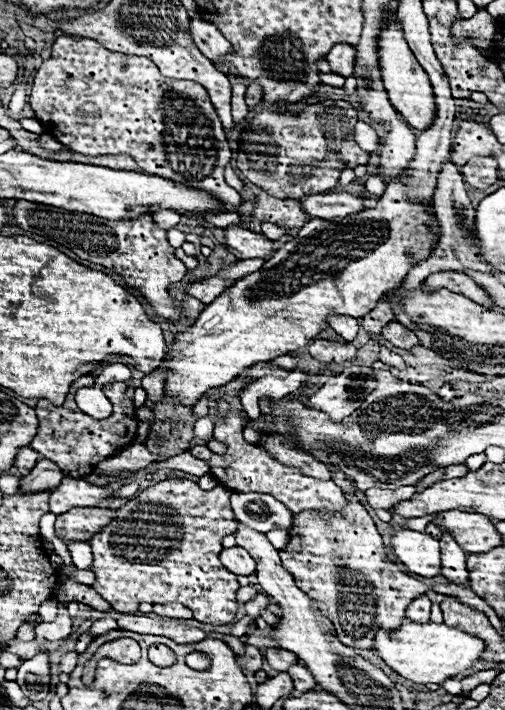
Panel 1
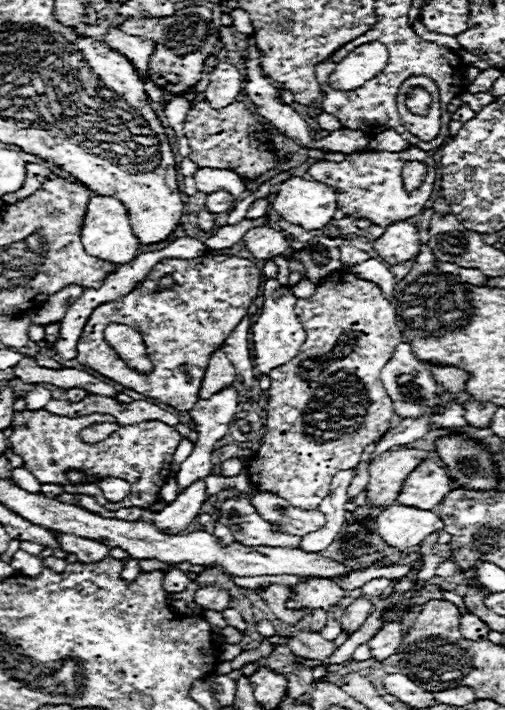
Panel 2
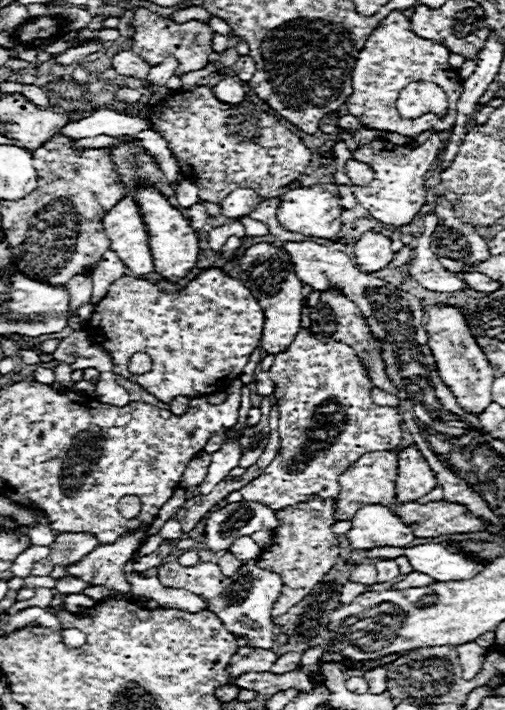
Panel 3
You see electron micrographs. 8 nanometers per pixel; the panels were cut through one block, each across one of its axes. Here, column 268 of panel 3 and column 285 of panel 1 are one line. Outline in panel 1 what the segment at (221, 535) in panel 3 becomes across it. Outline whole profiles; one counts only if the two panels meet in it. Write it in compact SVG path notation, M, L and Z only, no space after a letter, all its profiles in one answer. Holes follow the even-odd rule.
M234 492L230 504L236 520L258 532L270 532L274 528L288 530L292 526L292 512L272 496Z

